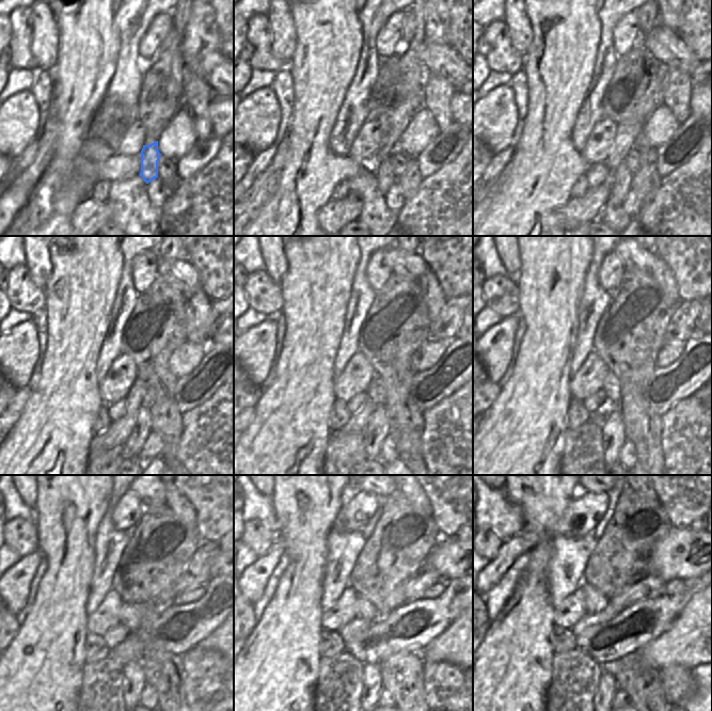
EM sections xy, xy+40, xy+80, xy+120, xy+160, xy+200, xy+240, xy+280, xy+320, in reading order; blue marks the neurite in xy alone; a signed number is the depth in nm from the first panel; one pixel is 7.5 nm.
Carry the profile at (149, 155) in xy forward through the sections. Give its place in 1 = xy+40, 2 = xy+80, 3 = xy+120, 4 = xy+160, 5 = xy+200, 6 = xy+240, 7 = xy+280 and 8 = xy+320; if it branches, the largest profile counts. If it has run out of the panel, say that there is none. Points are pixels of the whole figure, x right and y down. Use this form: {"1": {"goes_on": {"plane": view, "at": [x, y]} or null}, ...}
{"1": {"goes_on": {"plane": "xy+40", "at": [385, 178]}}, "2": {"goes_on": {"plane": "xy+80", "at": [622, 177]}}, "3": {"goes_on": {"plane": "xy+120", "at": [143, 427]}}, "4": {"goes_on": {"plane": "xy+160", "at": [377, 430]}}, "5": {"goes_on": {"plane": "xy+200", "at": [614, 432]}}, "6": {"goes_on": {"plane": "xy+240", "at": [133, 674]}}, "7": {"goes_on": {"plane": "xy+280", "at": [372, 678]}}, "8": {"goes_on": {"plane": "xy+320", "at": [606, 686]}}}

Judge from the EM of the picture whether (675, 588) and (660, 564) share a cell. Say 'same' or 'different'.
different

